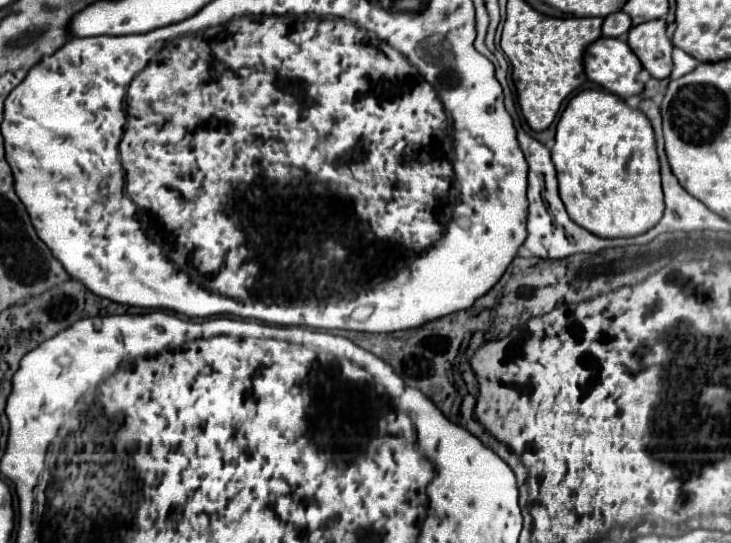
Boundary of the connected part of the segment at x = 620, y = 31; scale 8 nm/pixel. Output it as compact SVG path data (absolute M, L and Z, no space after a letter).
M618 11L618 13L612 13L604 19L604 25L602 25L602 35L604 37L622 37L630 31L632 27L632 21L626 13Z

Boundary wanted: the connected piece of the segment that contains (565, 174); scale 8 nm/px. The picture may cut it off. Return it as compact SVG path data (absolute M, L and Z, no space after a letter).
M606 91L574 95L560 115L552 163L570 219L600 237L636 237L650 231L664 213L660 165L650 121Z

